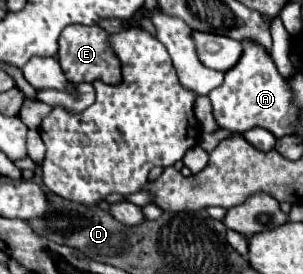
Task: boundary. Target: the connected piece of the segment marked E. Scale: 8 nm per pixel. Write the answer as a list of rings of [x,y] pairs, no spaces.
[[[73,24],[63,30],[59,36],[59,64],[63,68],[63,74],[67,82],[71,84],[81,84],[81,82],[93,82],[101,80],[105,84],[117,84],[121,80],[121,64],[113,50],[107,44],[107,32],[101,30],[99,26],[81,26]]]

